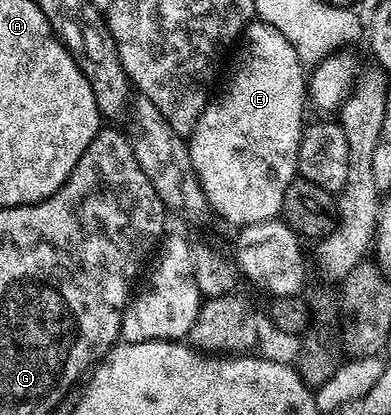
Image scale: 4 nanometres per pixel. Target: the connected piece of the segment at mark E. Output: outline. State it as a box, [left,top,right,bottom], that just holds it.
[187,19,306,227]

